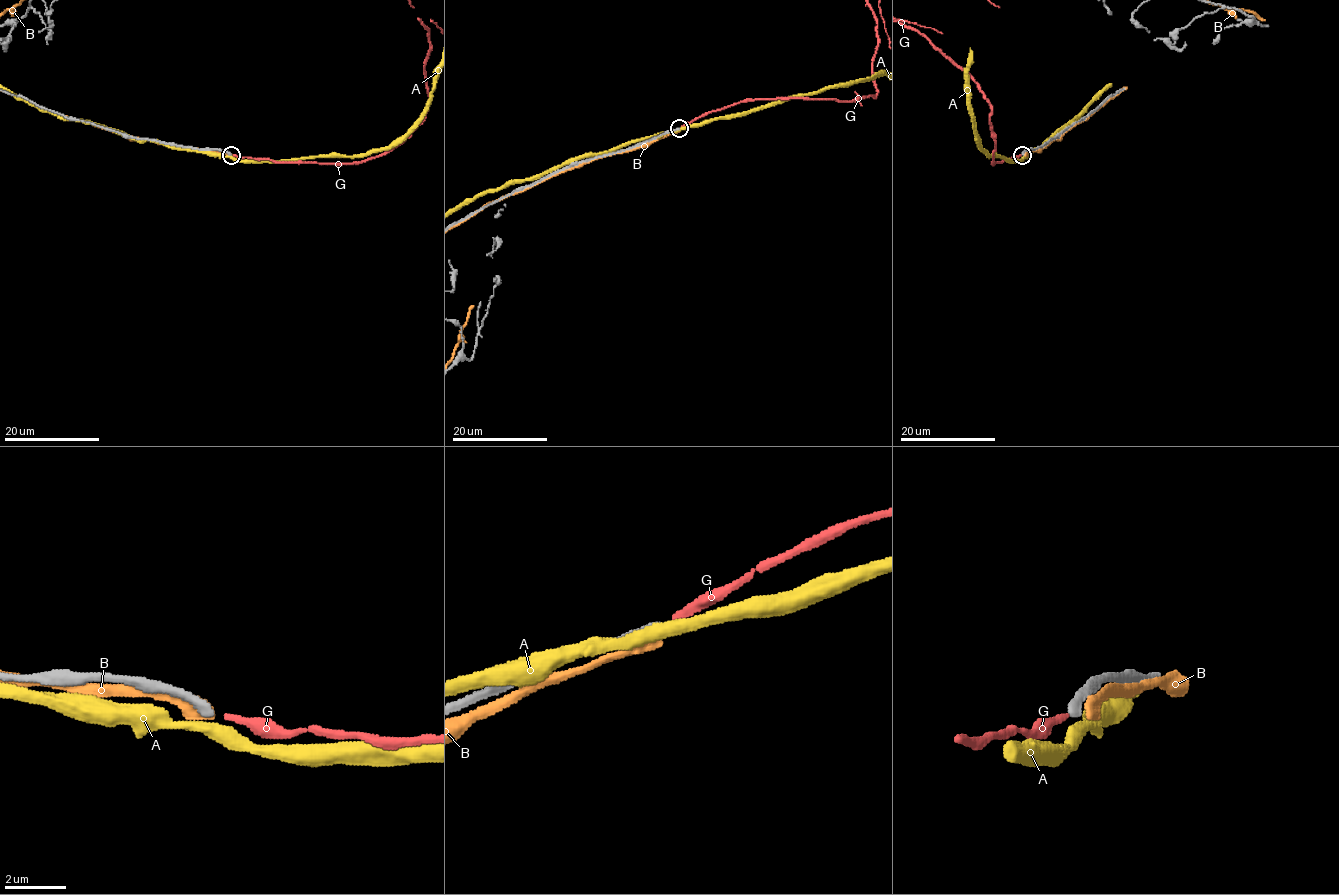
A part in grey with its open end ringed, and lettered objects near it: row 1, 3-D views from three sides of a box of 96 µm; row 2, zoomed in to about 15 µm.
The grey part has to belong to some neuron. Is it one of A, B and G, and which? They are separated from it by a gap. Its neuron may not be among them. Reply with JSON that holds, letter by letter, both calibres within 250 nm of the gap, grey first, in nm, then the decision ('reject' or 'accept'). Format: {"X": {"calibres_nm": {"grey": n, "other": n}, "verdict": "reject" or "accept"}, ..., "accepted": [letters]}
{"A": {"calibres_nm": {"grey": 300, "other": 420}, "verdict": "reject"}, "B": {"calibres_nm": {"grey": 300, "other": 440}, "verdict": "reject"}, "G": {"calibres_nm": {"grey": 300, "other": 240}, "verdict": "accept"}, "accepted": ["G"]}

